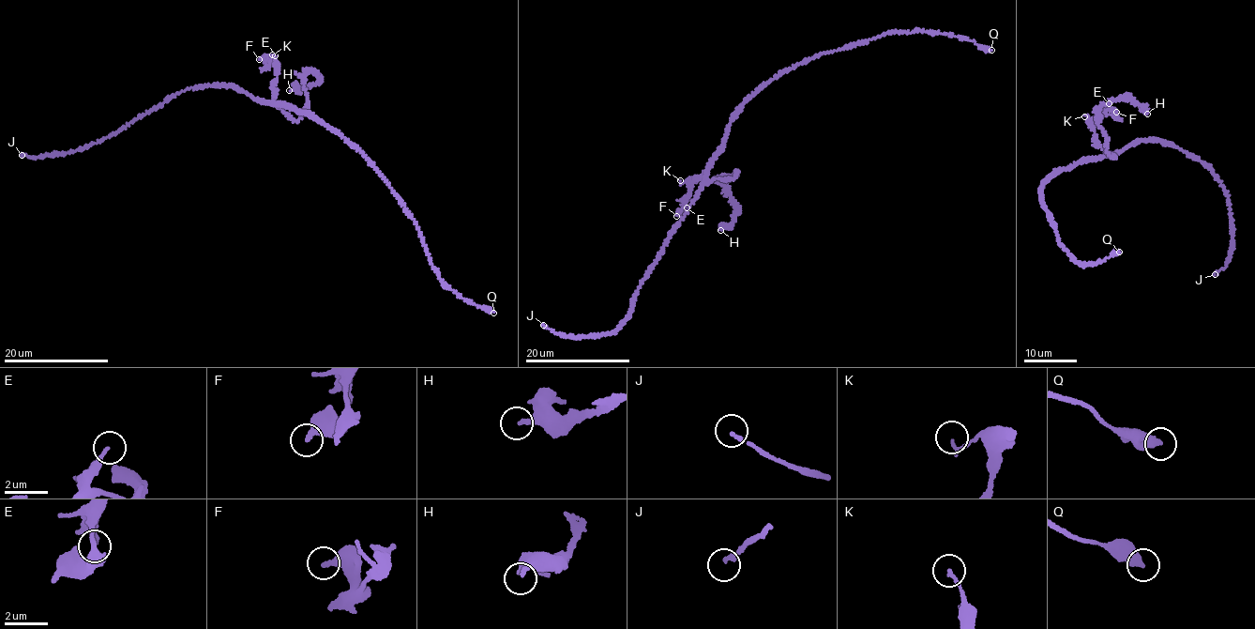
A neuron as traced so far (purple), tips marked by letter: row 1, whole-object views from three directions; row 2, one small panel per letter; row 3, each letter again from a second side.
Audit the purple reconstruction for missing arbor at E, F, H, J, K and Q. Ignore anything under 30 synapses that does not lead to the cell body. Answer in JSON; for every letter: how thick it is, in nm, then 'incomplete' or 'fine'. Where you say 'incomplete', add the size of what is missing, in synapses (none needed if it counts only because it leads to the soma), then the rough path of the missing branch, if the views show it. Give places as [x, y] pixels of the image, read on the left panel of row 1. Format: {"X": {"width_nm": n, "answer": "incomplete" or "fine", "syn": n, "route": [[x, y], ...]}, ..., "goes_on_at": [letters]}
{"E": {"width_nm": 190, "answer": "fine"}, "F": {"width_nm": 280, "answer": "fine"}, "H": {"width_nm": 200, "answer": "fine"}, "J": {"width_nm": 170, "answer": "incomplete", "syn": 250}, "K": {"width_nm": 140, "answer": "fine"}, "Q": {"width_nm": 400, "answer": "fine"}, "goes_on_at": ["J"]}

